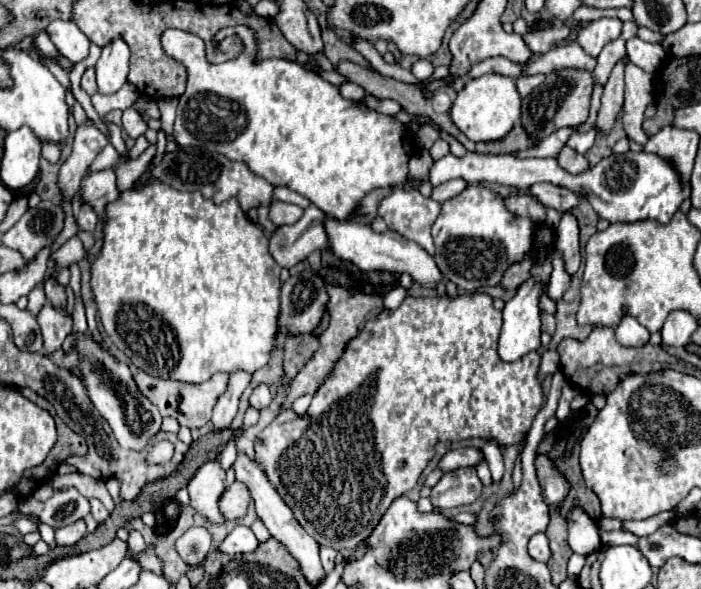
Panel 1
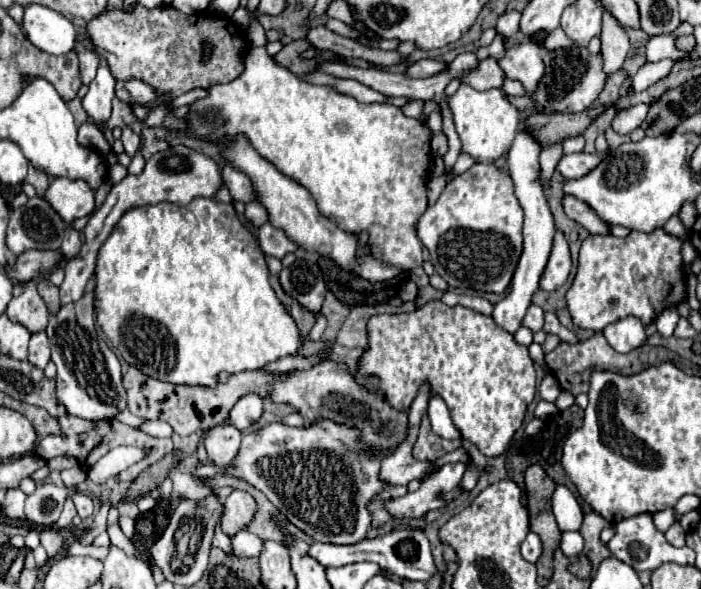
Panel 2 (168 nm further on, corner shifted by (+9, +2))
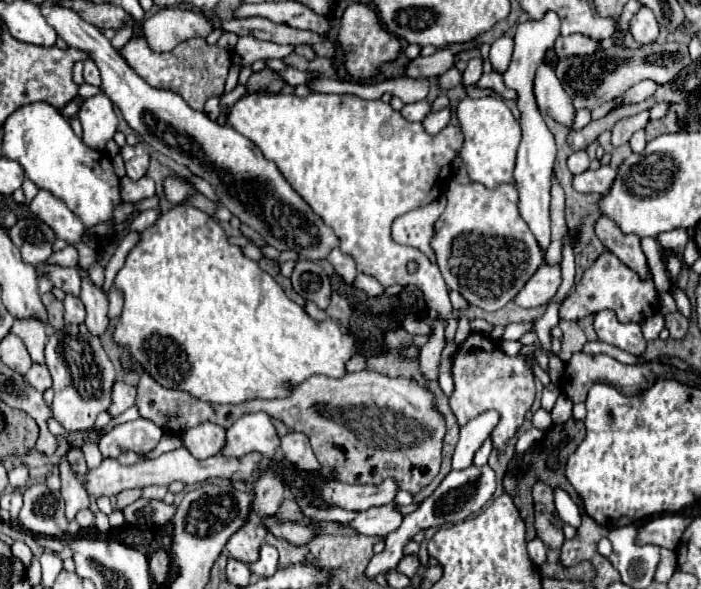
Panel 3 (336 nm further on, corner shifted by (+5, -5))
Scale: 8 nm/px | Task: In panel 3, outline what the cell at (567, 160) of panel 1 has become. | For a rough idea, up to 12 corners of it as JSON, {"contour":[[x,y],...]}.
{"contour":[[609,165],[573,175],[579,193],[607,193],[615,169]]}

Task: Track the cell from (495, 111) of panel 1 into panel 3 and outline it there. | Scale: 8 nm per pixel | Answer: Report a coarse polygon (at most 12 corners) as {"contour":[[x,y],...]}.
{"contour":[[499,95],[465,97],[461,159],[487,189],[513,183],[521,125]]}

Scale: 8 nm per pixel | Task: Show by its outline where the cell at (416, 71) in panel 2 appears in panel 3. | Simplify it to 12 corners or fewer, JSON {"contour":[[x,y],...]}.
{"contour":[[457,67],[439,75],[439,87],[449,91],[463,85],[463,75]]}

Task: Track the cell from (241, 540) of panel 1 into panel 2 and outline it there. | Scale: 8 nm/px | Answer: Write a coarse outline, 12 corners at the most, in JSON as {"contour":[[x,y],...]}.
{"contour":[[247,530],[233,536],[239,558],[255,558],[263,552],[263,540]]}

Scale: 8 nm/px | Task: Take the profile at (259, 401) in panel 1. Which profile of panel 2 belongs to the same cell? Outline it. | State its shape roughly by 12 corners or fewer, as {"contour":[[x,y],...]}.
{"contour":[[257,394],[243,396],[233,406],[229,422],[243,432],[263,414]]}

